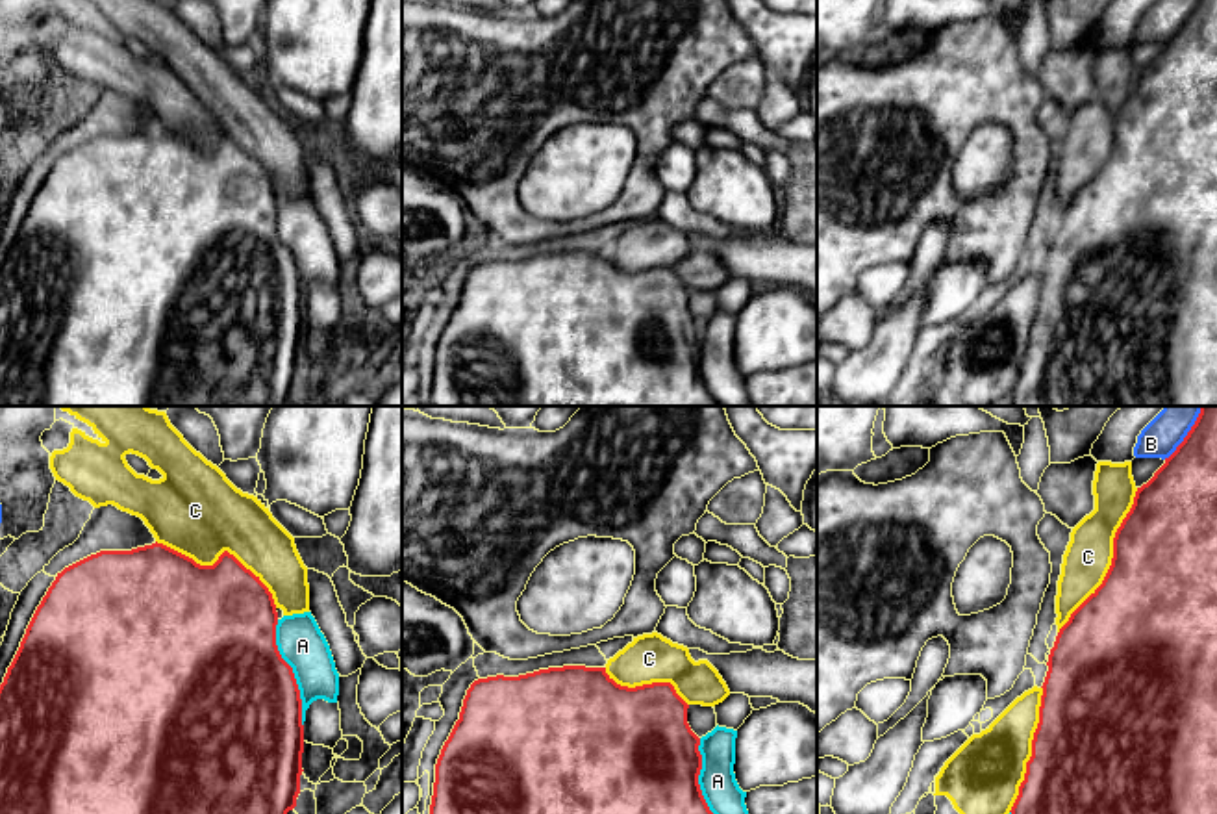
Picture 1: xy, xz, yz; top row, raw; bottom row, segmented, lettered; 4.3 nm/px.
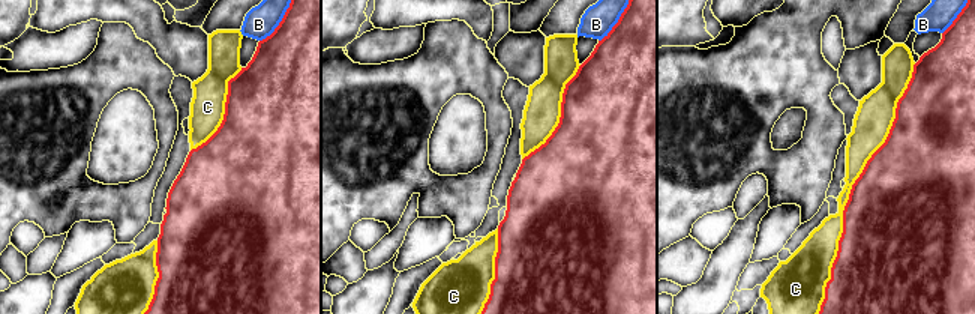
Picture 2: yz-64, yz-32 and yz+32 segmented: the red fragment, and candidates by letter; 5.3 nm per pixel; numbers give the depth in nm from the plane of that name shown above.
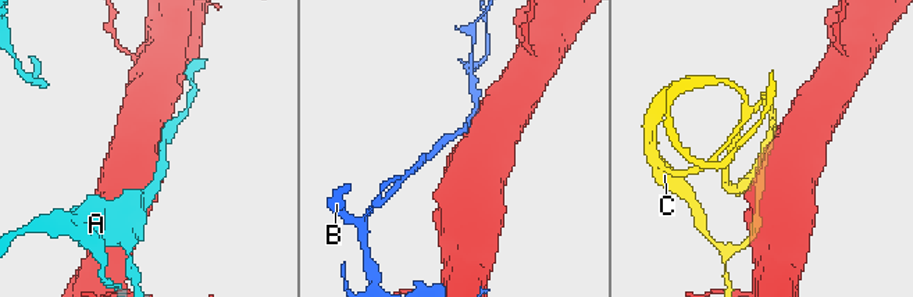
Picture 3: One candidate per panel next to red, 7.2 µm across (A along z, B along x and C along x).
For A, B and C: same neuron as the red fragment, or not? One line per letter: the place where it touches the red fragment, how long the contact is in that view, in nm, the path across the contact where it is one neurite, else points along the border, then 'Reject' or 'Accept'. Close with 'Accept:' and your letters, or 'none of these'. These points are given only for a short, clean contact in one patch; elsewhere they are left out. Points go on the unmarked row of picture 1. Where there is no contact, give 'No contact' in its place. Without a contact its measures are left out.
A: Touches red at xy (293, 258). Shared border 480 nm. Reject
B: Touches red at yz (1184, 23). Shared border 240 nm. Reject
C: Touches red at yz (1112, 145). Shared border 700 nm. Reject
Accept: none of these

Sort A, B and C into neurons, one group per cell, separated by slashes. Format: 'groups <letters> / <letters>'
groups A / B / C

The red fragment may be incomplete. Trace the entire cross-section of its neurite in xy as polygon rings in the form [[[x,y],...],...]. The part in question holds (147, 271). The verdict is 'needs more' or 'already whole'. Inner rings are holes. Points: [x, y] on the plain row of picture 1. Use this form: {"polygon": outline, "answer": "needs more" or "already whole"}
{"polygon": [[[152,128],[100,135],[57,158],[0,269],[0,406],[283,406],[300,378],[304,310],[293,252],[276,230],[278,197],[269,172],[224,135],[213,150]]], "answer": "already whole"}

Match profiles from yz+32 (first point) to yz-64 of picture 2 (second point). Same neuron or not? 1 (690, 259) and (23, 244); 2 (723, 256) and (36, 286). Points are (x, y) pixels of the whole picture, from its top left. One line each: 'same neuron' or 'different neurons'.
1: different neurons
2: same neuron

